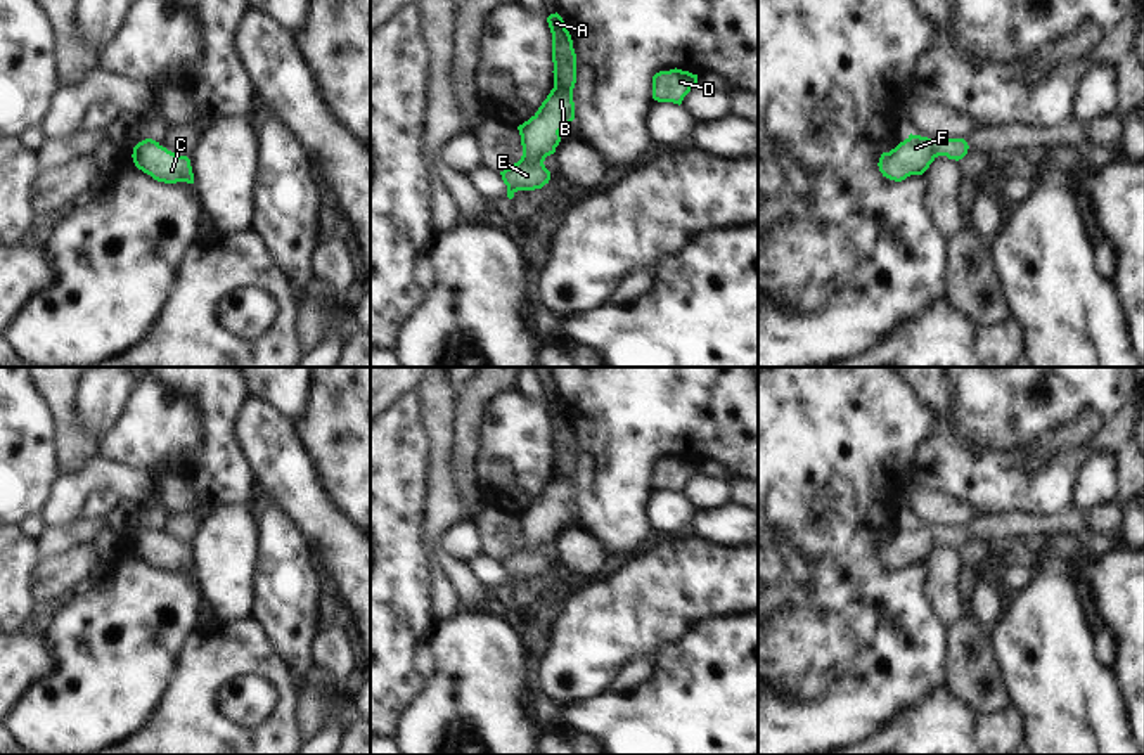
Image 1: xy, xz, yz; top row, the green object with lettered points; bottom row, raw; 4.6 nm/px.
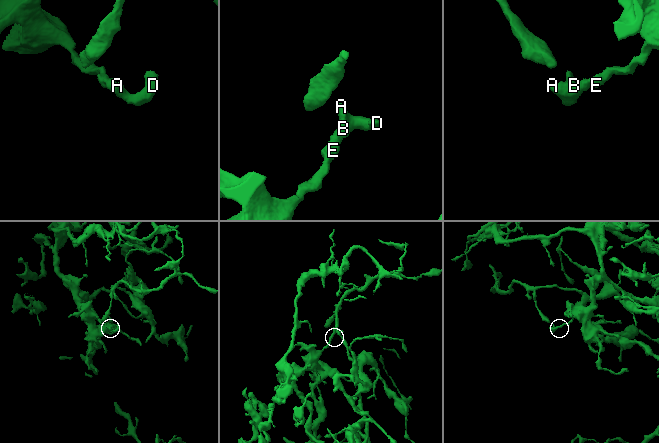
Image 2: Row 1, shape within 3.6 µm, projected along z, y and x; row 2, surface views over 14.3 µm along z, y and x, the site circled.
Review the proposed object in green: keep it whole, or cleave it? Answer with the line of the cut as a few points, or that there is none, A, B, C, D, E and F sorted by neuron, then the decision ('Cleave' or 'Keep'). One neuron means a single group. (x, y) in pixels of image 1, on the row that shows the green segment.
No split. Groups: A B C D E F. Keep.

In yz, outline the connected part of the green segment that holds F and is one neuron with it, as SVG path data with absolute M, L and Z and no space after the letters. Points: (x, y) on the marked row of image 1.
M910 133L895 149L883 152L877 166L883 177L902 182L910 175L922 175L938 156L959 161L967 149L964 139L928 139Z

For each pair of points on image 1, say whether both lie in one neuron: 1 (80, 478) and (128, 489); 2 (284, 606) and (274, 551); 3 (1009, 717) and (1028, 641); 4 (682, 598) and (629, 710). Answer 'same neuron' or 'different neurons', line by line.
1: same neuron
2: same neuron
3: different neurons
4: different neurons

